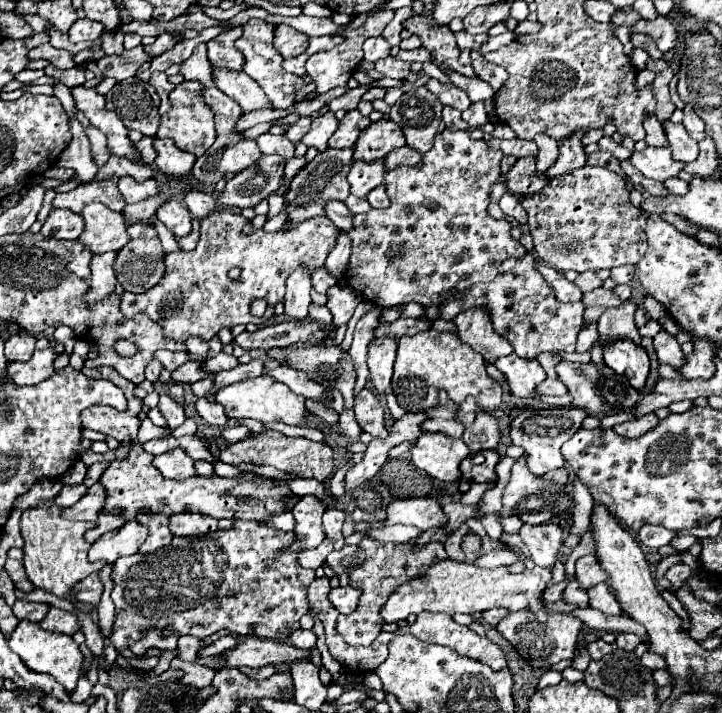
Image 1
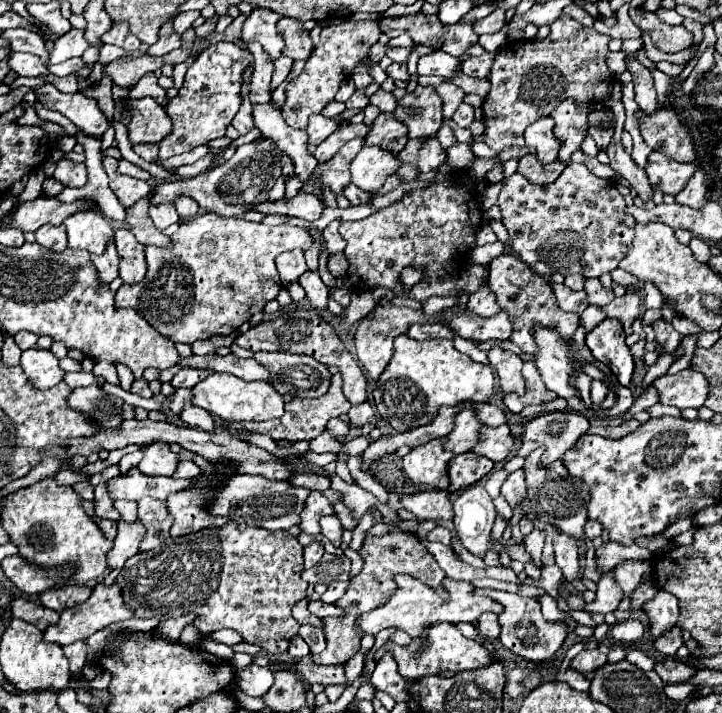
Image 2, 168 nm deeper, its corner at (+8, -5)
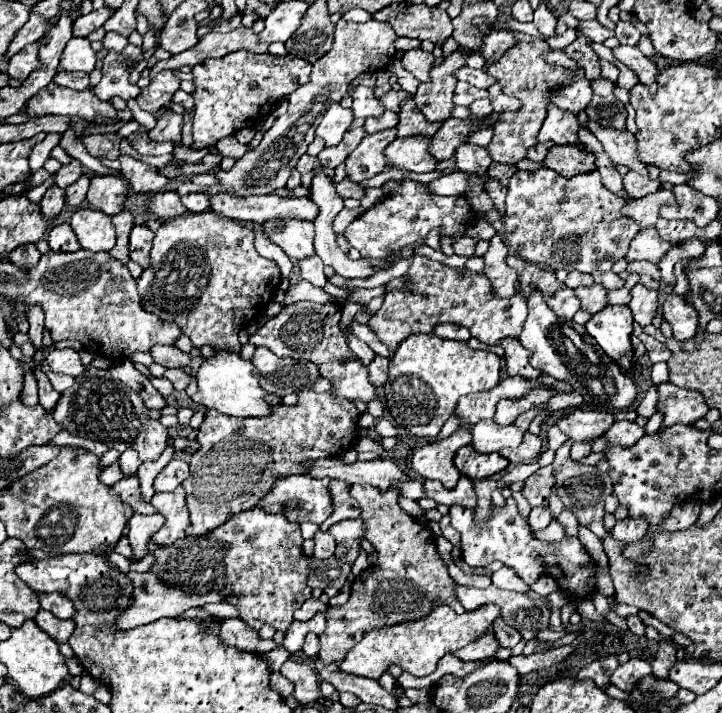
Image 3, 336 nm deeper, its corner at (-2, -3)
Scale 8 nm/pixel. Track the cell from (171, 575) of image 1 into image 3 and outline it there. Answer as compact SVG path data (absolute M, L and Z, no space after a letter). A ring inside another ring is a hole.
M260 507L240 511L222 527L214 529L204 537L186 537L176 545L166 545L154 553L156 565L152 573L158 573L168 585L182 589L192 589L194 593L206 593L206 589L216 589L216 585L242 585L242 593L232 597L238 607L240 617L254 629L264 623L286 631L294 621L294 611L310 599L306 585L308 561L302 553L300 525L288 521L280 513L266 513Z

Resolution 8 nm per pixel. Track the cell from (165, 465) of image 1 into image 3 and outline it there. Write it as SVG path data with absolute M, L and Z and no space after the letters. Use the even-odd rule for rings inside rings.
M90 367L76 377L76 383L60 395L60 401L52 413L54 421L68 433L100 441L108 449L124 453L126 449L138 451L142 461L158 459L168 445L168 431L160 421L148 417L148 409L138 393L128 385L116 381L110 371Z

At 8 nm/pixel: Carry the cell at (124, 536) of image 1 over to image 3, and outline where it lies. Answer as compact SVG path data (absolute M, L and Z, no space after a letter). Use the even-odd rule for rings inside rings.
M160 513L154 515L134 515L128 521L128 541L132 545L132 551L138 559L146 557L146 543L150 537L164 525L164 517Z

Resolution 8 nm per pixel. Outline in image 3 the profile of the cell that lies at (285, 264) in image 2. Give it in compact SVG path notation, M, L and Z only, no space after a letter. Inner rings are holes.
M270 219L264 223L264 233L282 247L282 251L298 261L304 257L314 255L312 239L314 239L314 225L312 221L302 219Z

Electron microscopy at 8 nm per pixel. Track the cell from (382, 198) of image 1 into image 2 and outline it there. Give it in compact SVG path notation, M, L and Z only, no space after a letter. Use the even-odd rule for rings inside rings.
M352 183L346 187L344 195L348 197L348 201L350 201L352 205L368 205L368 203L372 201L372 193L366 193L366 191L354 187Z

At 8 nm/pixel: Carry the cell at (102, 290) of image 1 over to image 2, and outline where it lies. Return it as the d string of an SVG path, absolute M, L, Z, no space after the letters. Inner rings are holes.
M110 241L110 247L102 255L92 255L92 263L96 265L98 271L98 281L100 283L110 283L118 277L118 255L116 255L116 245Z

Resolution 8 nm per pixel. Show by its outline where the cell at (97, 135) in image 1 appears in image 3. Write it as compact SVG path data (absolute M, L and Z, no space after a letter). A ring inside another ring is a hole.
M72 159L67 165L63 165L55 174L54 182L65 189L73 184L83 174L83 166L77 159Z

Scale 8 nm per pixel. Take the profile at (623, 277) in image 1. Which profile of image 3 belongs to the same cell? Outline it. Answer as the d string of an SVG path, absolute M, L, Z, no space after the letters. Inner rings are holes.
M646 261L628 263L628 273L640 273L640 275L650 275L652 279L660 279L658 265L656 263L646 263Z

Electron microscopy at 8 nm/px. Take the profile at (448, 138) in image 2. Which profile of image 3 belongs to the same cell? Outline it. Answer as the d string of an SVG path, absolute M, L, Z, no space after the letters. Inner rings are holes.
M468 143L468 145L460 145L460 149L456 149L456 167L464 173L486 175L490 165L492 165L492 161L488 161L488 151L484 147Z

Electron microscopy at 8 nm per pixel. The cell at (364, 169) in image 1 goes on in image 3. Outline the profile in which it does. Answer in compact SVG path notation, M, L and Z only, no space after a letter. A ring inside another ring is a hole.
M412 135L412 137L398 137L386 149L386 163L396 169L406 169L414 173L428 173L436 169L436 159L430 155L428 145L430 137Z

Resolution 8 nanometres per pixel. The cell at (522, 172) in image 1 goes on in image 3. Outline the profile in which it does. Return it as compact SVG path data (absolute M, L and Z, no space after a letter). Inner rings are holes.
M556 145L544 159L544 165L570 179L574 175L594 171L596 155L586 147L578 147L578 145L560 145L558 147Z

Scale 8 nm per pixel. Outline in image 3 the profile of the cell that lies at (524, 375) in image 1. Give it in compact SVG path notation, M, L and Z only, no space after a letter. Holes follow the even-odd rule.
M508 337L508 339L502 339L500 345L504 347L504 361L506 361L508 375L512 377L520 375L524 379L536 379L540 375L540 371L528 363L528 351L520 345L518 339Z

